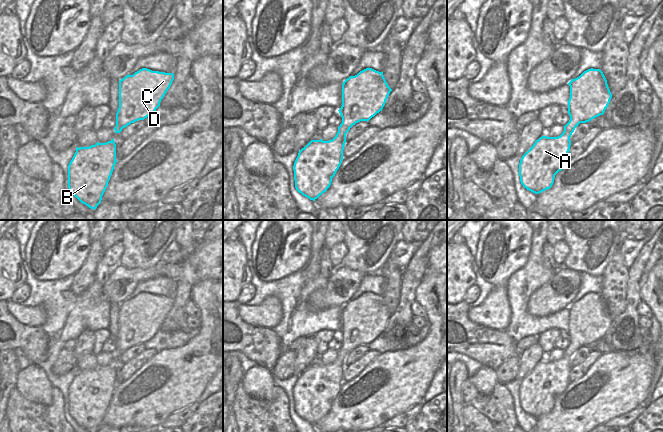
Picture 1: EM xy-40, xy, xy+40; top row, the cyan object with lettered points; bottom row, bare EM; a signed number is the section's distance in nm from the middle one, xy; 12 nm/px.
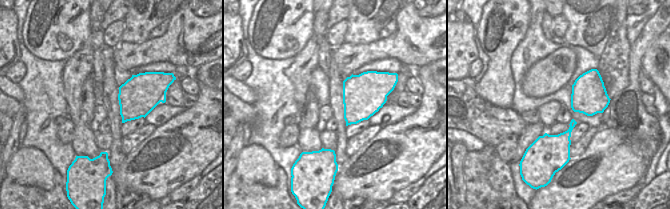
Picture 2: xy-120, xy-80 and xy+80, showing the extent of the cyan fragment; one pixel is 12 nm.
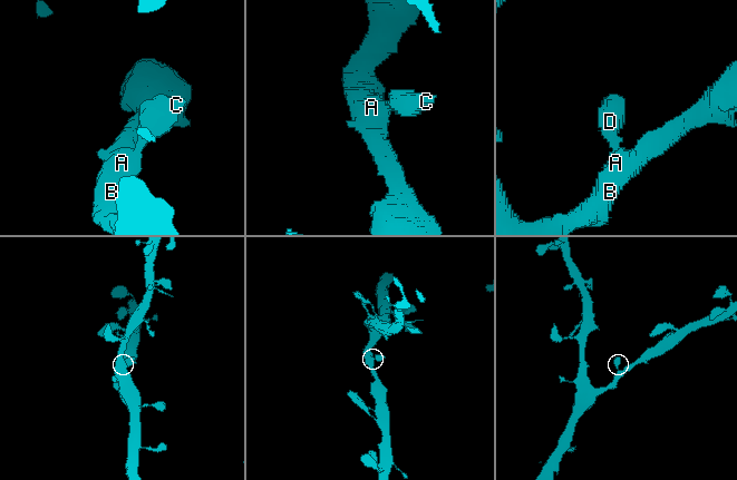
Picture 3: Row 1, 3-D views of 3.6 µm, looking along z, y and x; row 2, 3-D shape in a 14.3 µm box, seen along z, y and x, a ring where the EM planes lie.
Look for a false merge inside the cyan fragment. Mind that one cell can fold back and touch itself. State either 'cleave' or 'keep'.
keep

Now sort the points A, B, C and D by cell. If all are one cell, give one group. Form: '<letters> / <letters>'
A B C D

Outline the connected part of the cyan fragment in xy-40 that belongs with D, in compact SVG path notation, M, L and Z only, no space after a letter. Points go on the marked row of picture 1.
M142 68L119 81L119 108L115 133L138 120L144 120L160 106L174 80L173 73Z

